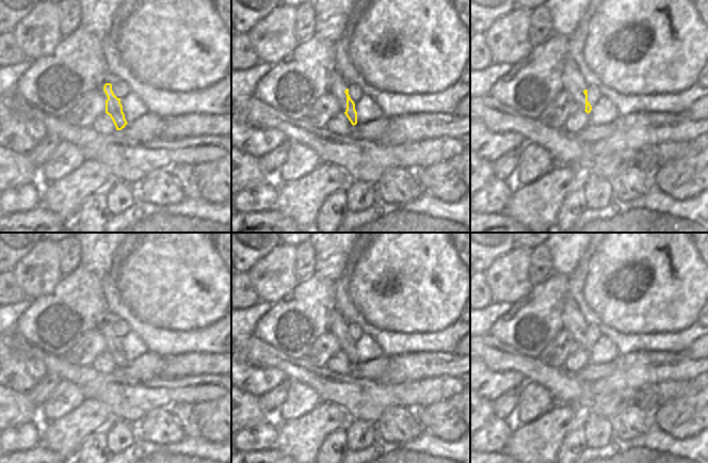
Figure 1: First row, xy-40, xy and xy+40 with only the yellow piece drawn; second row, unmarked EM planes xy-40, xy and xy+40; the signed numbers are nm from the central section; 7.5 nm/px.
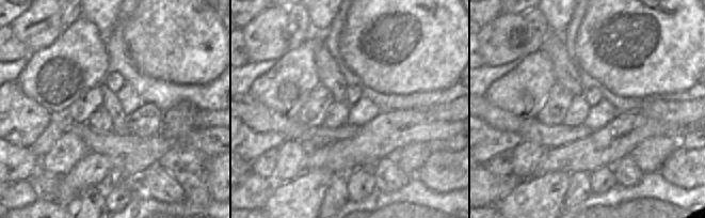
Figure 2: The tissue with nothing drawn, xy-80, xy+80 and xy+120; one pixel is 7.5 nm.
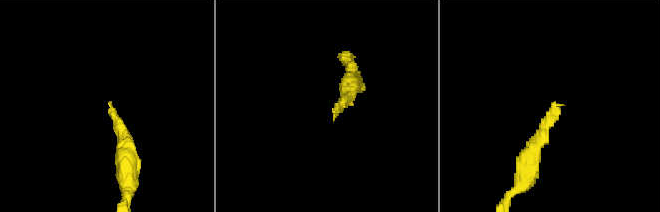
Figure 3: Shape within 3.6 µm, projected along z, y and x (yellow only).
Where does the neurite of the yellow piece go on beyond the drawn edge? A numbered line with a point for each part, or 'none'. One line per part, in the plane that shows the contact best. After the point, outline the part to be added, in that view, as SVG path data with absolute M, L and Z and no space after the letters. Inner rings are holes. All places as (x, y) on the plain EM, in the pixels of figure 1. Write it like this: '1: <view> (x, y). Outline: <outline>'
1: xy (336, 324). Outline: M333 309L329 313L329 319L327 321L327 331L338 340L340 350L347 349L347 334L344 330L349 326L347 320L342 317L340 312Z

